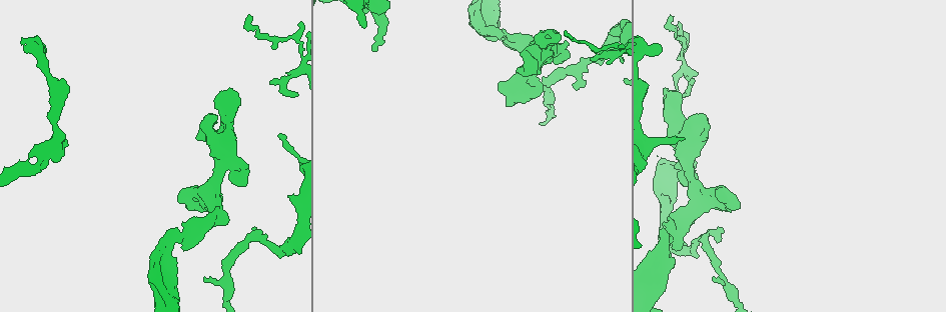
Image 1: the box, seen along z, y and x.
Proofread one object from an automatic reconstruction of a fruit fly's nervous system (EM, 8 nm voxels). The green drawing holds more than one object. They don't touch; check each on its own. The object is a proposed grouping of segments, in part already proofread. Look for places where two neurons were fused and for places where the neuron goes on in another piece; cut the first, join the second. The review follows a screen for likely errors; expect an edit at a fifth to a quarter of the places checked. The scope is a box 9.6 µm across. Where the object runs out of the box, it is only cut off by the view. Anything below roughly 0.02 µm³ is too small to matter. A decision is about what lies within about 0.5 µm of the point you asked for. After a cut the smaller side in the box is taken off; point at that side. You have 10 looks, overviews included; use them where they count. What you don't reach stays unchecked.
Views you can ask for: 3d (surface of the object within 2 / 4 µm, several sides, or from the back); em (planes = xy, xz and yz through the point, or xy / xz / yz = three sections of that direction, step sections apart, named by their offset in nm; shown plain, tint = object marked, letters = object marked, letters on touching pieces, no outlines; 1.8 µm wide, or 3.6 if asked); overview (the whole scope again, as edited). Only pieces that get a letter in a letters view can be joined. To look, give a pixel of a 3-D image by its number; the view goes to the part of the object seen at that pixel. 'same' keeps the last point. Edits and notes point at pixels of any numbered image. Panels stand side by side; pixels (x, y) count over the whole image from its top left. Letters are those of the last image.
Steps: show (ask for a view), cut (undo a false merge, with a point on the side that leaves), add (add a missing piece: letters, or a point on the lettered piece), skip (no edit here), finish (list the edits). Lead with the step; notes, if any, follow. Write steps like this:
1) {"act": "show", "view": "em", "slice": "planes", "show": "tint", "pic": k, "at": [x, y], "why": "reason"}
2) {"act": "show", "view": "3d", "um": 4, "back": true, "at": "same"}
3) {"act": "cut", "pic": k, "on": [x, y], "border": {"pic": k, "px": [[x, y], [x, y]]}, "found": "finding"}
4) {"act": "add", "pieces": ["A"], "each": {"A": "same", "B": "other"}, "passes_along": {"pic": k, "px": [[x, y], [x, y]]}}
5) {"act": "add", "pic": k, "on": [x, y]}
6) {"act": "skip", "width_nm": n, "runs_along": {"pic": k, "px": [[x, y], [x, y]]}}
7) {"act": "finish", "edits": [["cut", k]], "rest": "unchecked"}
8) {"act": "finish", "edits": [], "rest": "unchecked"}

{"act": "show", "view": "em", "slice": "planes", "show": "letters", "pic": 1, "at": [44, 51], "why": "branch stops here"}

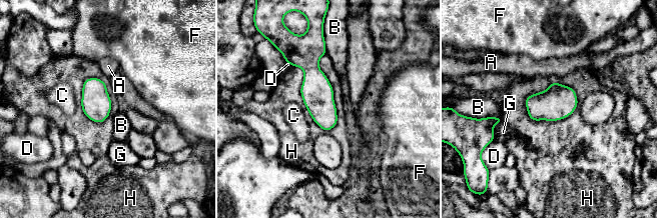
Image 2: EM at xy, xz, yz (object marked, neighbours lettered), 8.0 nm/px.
{"act": "skip", "each": {"A": "other", "B": "other", "C": "other", "D": "other", "F": "other", "G": "other", "H": "other"}, "border": {"pic": 2, "px": [[575, 89], [568, 116], [528, 117]]}, "found": "no lettered piece goes on from it"}

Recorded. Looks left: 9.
{"act": "show", "view": "3d", "um": 4, "back": true, "pic": 1, "at": [374, 49], "why": "free end"}

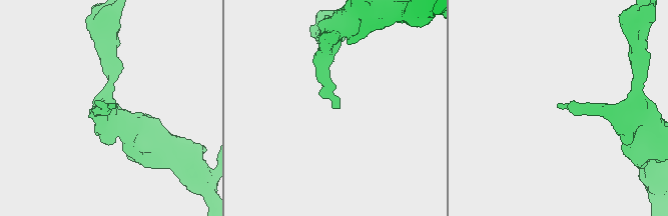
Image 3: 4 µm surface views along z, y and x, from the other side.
{"act": "show", "view": "em", "slice": "xz", "step": 4, "show": "letters", "pic": 3, "at": [336, 106]}

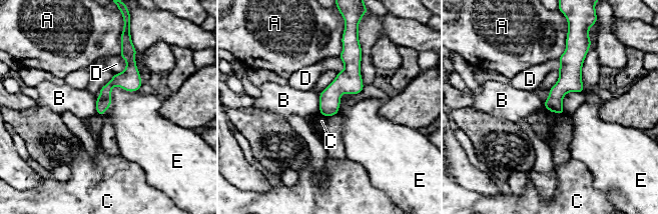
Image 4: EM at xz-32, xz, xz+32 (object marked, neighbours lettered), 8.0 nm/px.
{"act": "show", "view": "em", "slice": "planes", "show": "letters", "at": "same"}

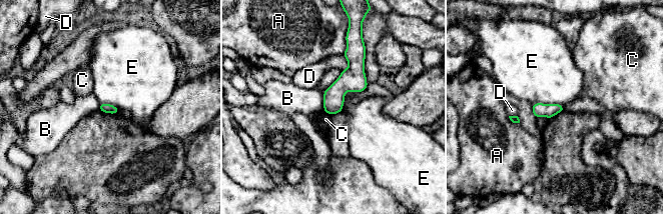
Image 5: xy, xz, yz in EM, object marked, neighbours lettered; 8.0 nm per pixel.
{"act": "skip", "longest_contact_nm": ["E", 260], "each": {"A": "other", "B": "other", "C": "other", "D": "other", "E": "other"}, "runs_along": {"pic": 5, "px": [[349, 50], [353, 74], [328, 111]]}, "found": "none of them fits"}

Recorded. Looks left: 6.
{"act": "show", "view": "3d", "um": 4, "pic": 1, "at": [585, 84], "why": "tapers out"}

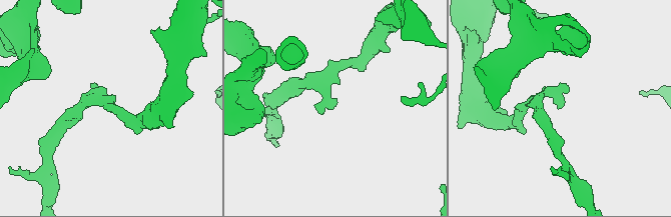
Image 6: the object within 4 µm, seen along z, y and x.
{"act": "show", "view": "em", "slice": "xz", "step": 8, "show": "letters", "pic": 6, "at": [334, 103]}

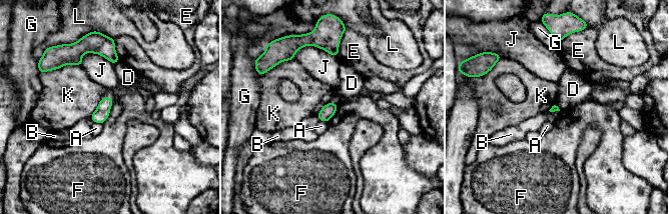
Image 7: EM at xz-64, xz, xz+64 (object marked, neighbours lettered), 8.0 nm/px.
{"act": "skip", "each": {"A": "other", "B": "other", "D": "other", "E": "other", "F": "other", "G": "other", "J": "other", "K": "other", "L": "other"}, "border": {"pic": 7, "px": [[113, 101], [110, 114], [102, 123]]}, "found": "no lettered piece goes on from it"}

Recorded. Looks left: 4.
{"act": "show", "view": "em", "slice": "xz", "step": 8, "show": "tint", "pic": 1, "at": [610, 34], "why": "thick end"}

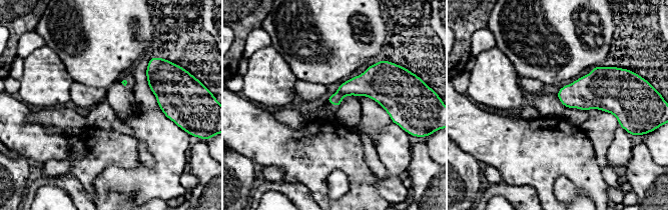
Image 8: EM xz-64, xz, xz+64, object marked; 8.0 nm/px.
{"act": "show", "view": "em", "slice": "planes", "show": "letters", "at": "same", "why": "another direction"}

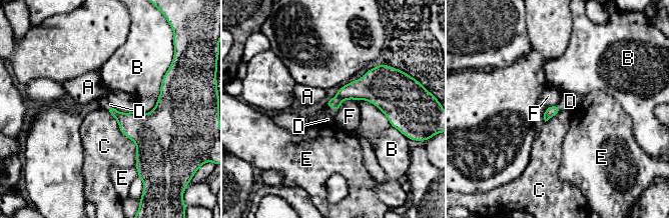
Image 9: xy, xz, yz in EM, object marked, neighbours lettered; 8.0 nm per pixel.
{"act": "add", "pieces": ["D"], "each": {"A": "other", "B": "other", "C": "other", "D": "same", "E": "other", "F": "other"}, "passes_along": {"pic": 9, "px": [[358, 90], [332, 108], [327, 119]]}, "found": "the neuron continues"}

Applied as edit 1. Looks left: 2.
{"act": "finish", "edits": [["add", 9]], "rest": "unchecked"}

